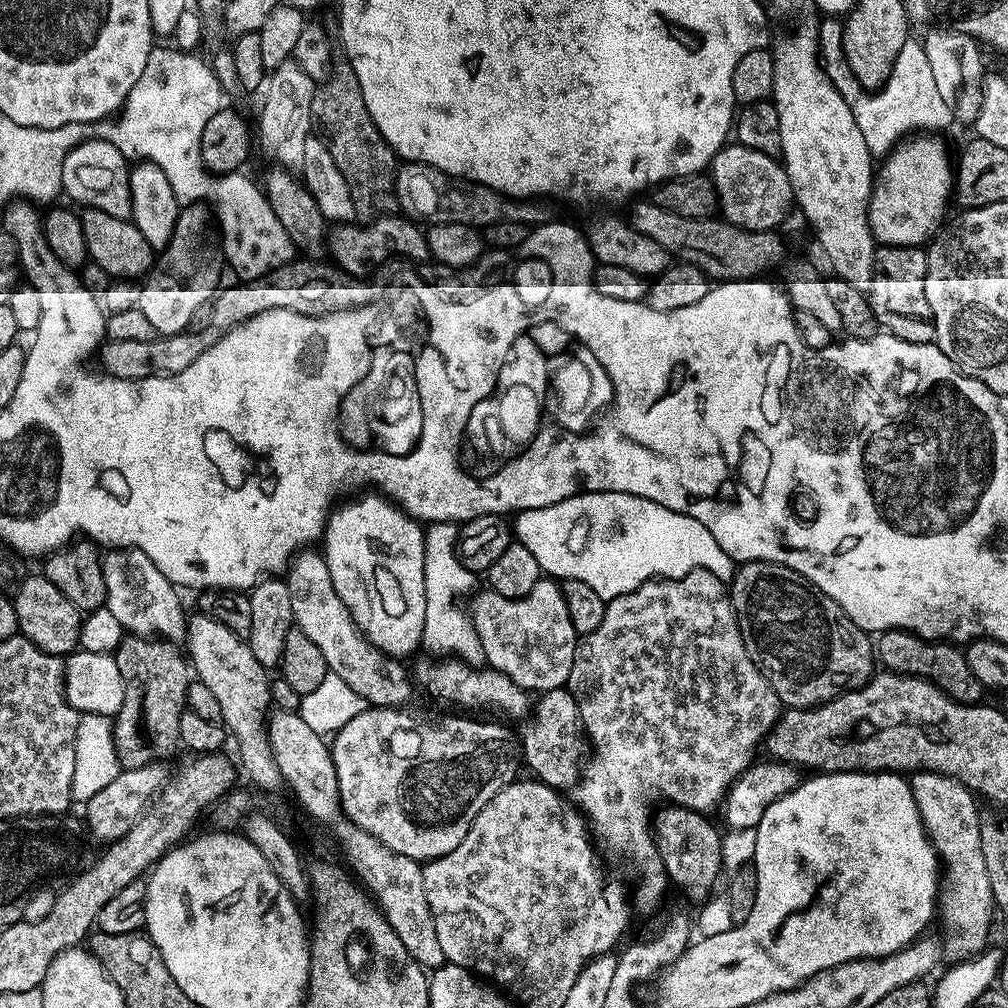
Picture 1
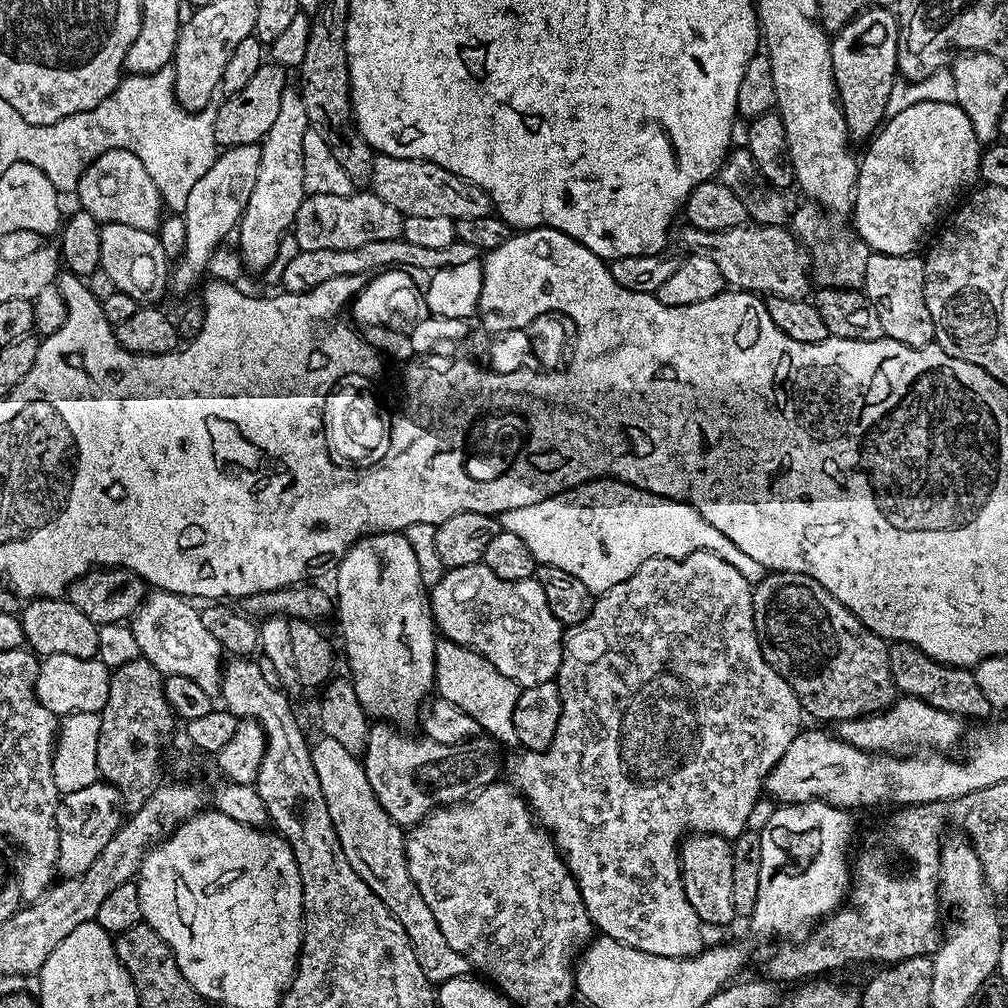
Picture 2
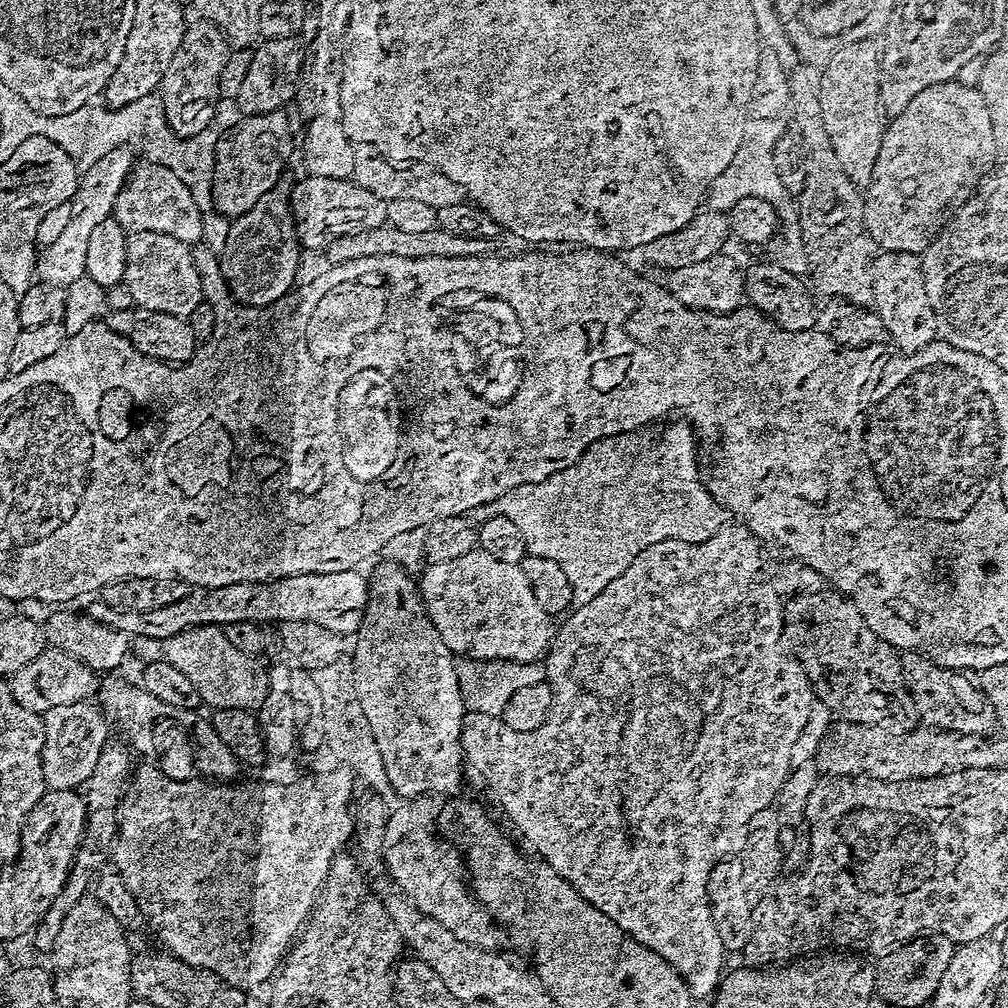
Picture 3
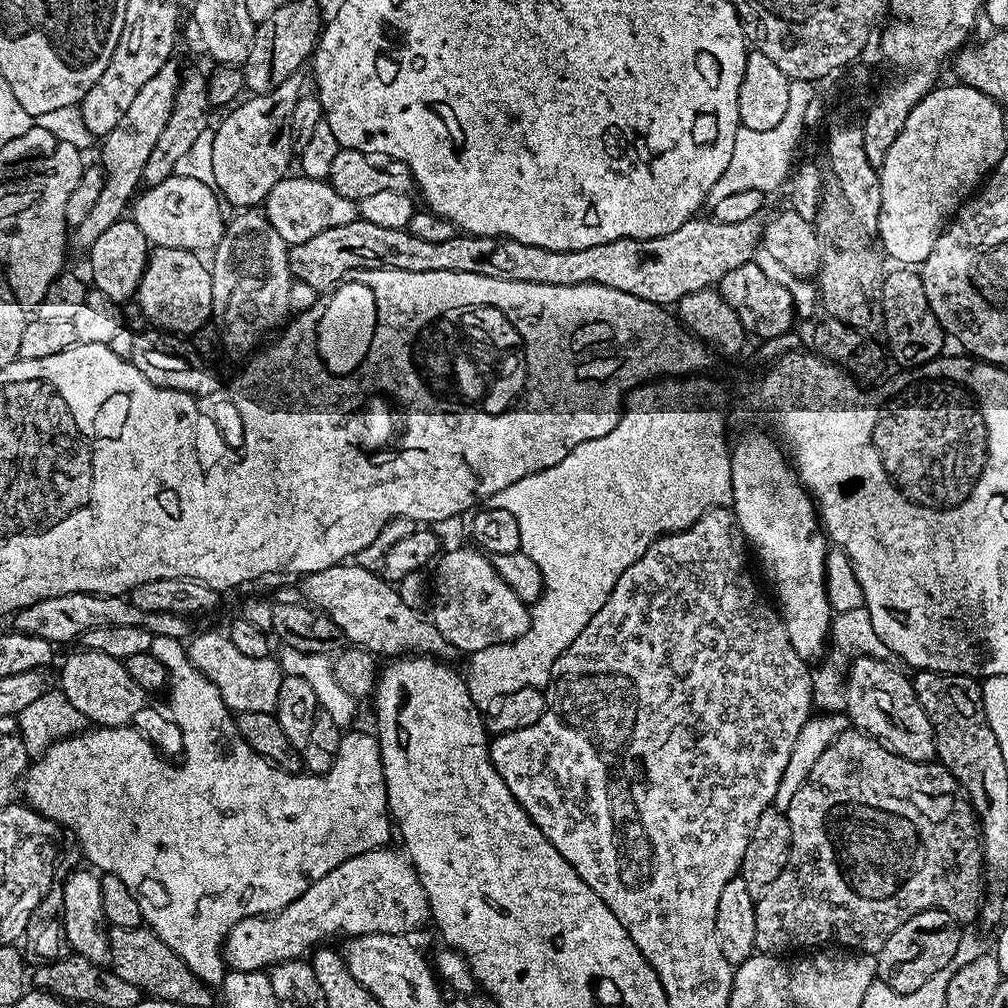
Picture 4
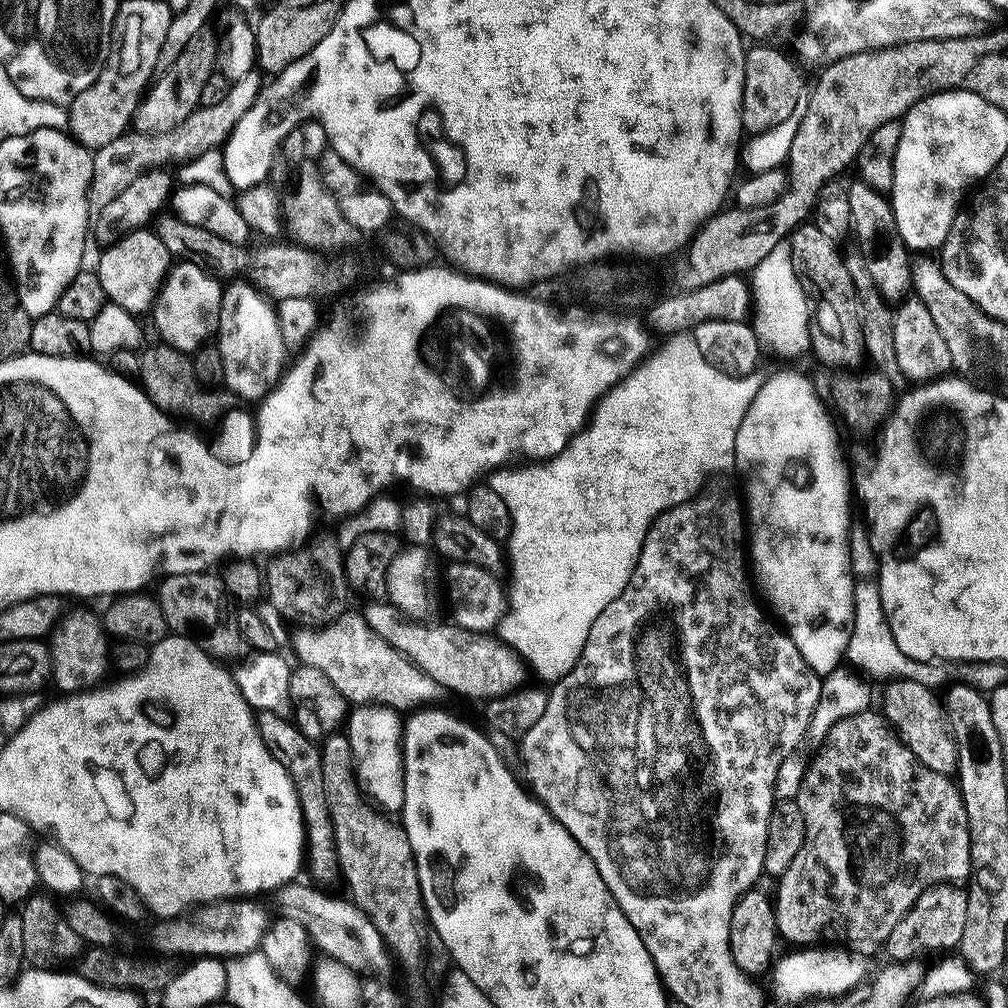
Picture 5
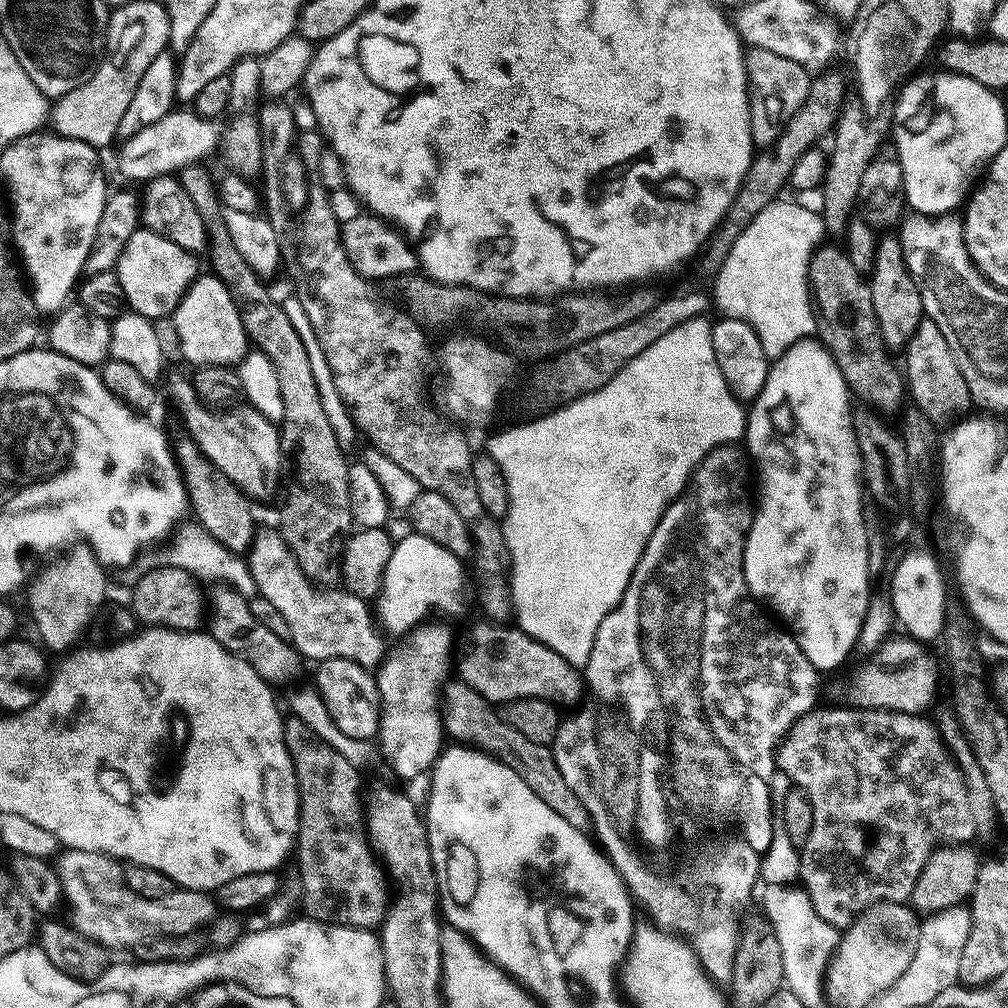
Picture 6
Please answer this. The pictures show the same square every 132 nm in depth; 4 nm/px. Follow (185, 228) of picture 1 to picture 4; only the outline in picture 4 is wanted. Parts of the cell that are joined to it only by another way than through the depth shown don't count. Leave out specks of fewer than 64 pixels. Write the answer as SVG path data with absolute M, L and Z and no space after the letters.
M290 79L272 92L256 94L248 98L252 100L245 99L243 102L237 103L227 113L229 116L220 125L215 125L213 144L214 188L227 203L229 200L233 204L233 209L252 210L263 205L268 192L289 173L290 168L288 166L293 151L287 130L288 119L284 116L284 112L289 112L288 104L296 104L296 97L301 95L302 88L299 88L296 83L295 79Z

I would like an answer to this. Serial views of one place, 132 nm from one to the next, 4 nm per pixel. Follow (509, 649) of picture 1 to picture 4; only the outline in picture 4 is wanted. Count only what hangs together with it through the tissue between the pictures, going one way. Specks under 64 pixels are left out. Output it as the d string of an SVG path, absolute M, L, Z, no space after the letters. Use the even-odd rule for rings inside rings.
M475 547L445 551L435 561L436 573L430 578L430 619L442 638L457 653L471 654L495 644L510 644L528 628L529 605L506 586L494 570L491 559ZM448 552L448 553L447 553Z

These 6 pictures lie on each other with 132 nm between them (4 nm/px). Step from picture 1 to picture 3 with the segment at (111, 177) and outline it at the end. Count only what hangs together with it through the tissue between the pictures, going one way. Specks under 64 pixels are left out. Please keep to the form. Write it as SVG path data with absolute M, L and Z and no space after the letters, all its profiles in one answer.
M140 162L132 168L128 173L128 180L118 194L112 214L128 234L168 234L170 238L176 238L178 242L189 246L195 245L202 236L202 220L191 190L170 170L156 164Z

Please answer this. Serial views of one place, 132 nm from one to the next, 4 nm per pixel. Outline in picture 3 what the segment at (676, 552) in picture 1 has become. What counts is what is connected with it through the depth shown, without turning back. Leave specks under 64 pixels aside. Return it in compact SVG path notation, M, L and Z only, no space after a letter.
M665 423L663 425L665 428L661 432L652 432L656 430L621 432L595 440L582 454L582 458L578 458L578 462L574 462L574 466L561 472L555 472L553 476L546 478L540 484L529 484L515 492L508 492L501 500L495 500L490 505L491 511L495 515L510 518L510 522L514 522L514 526L518 526L518 534L522 534L524 545L528 547L531 555L553 560L566 572L566 578L569 579L572 587L572 598L577 605L590 602L590 598L602 594L602 590L606 590L606 586L610 586L610 582L614 582L614 578L618 578L618 574L622 574L626 570L626 566L630 566L630 562L634 562L634 558L638 558L638 554L642 554L642 550L646 550L646 546L654 546L658 542L667 540L681 540L687 544L706 542L706 538L714 538L714 534L718 534L718 530L725 527L724 509L720 504L714 502L712 495L704 488L698 463L698 449L692 431L685 423L679 423Z

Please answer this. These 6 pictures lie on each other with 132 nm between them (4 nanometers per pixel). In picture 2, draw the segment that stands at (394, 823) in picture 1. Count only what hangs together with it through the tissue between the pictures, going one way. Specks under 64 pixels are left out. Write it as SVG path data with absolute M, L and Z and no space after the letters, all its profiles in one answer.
M376 722L368 729L367 744L362 751L362 765L366 778L386 814L395 824L411 826L416 824L423 816L428 816L436 808L443 808L449 804L461 803L476 795L487 784L497 783L502 772L502 756L498 751L495 740L481 734L462 744L443 744L427 738L415 740L412 736L403 736L403 731L397 730L391 723Z

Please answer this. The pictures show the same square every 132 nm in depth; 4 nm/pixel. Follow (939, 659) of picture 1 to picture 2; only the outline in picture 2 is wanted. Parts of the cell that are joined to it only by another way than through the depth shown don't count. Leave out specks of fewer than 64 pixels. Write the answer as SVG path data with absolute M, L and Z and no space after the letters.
M899 642L888 644L888 661L892 680L903 695L913 696L938 710L944 710L961 718L993 715L992 704L986 702L986 694L978 690L975 671L951 668L949 664L939 664L912 644Z

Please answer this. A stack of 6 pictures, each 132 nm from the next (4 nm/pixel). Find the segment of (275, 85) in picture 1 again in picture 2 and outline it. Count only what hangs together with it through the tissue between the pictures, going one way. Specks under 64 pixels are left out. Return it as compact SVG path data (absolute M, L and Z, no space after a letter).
M284 91L282 106L278 106L278 118L274 118L274 126L270 126L268 135L262 141L262 162L258 166L258 182L254 182L254 194L250 194L250 202L238 225L238 253L243 267L249 273L264 272L276 264L280 244L296 223L298 206L302 206L306 195L302 170L302 138L309 130L308 115L299 91Z

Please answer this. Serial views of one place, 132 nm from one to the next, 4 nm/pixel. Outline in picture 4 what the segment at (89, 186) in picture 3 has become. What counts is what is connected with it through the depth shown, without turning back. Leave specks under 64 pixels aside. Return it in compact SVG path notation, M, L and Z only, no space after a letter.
M171 59L163 64L162 69L158 70L158 74L154 74L154 77L150 78L145 86L142 86L142 90L138 90L137 97L133 99L130 108L126 110L122 121L114 126L110 134L103 137L100 168L104 173L105 184L98 194L98 202L94 206L94 210L90 210L88 217L81 224L75 225L74 231L71 233L70 244L73 249L76 247L91 250L94 242L98 242L98 237L109 226L114 226L116 220L125 215L126 209L133 199L132 191L137 186L138 190L143 181L146 160L154 150L154 145L159 135L162 134L162 130L165 129L166 122L169 121L174 98L182 79L181 71L178 70L176 63L175 59Z

